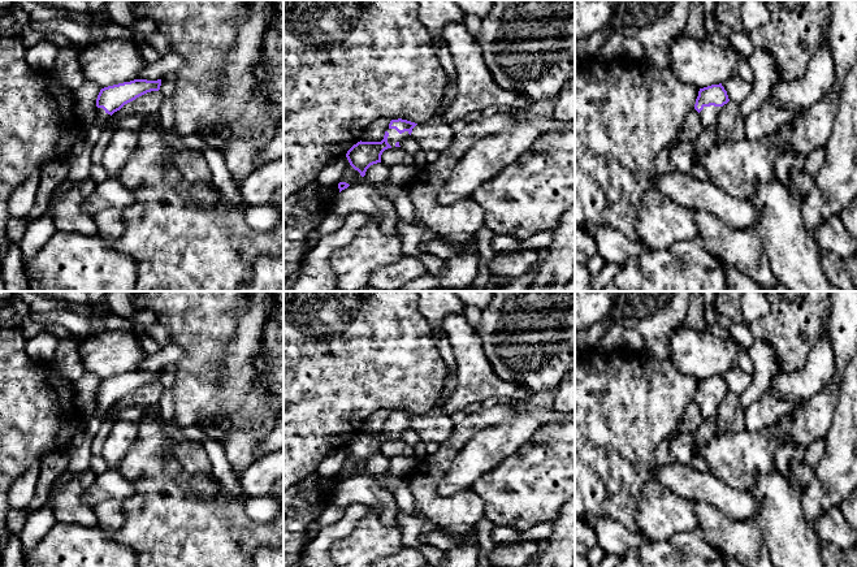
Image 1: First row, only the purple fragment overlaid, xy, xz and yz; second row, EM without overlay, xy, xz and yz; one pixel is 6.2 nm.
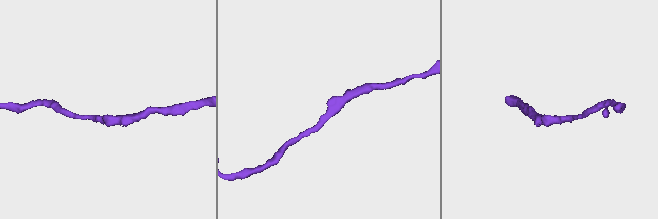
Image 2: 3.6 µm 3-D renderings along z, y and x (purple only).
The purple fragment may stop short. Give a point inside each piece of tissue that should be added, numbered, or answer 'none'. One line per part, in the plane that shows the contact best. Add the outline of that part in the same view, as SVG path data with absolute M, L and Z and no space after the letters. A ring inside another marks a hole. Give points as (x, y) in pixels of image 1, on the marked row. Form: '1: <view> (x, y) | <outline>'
1: yz (709, 115) | M714 105L704 107L704 109L700 112L704 130L718 122L720 109L722 107L714 107Z

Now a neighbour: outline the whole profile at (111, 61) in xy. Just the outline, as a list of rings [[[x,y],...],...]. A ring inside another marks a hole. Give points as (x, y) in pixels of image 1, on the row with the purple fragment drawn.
[[[104,39],[85,47],[74,64],[86,79],[100,88],[138,79],[144,66],[138,48],[130,40]]]

